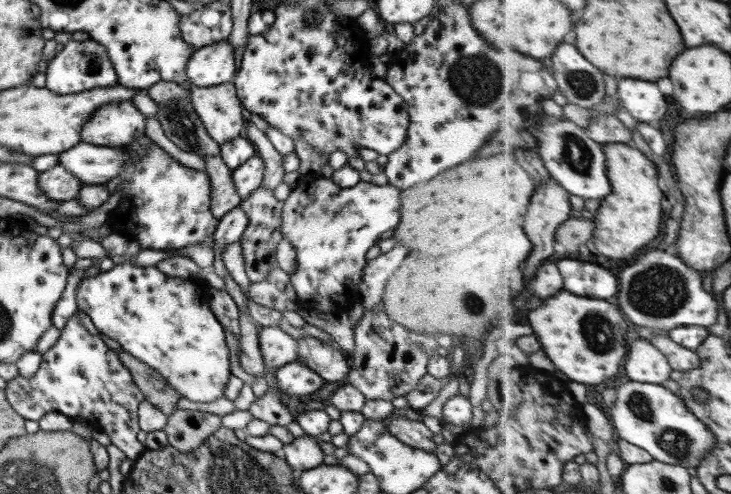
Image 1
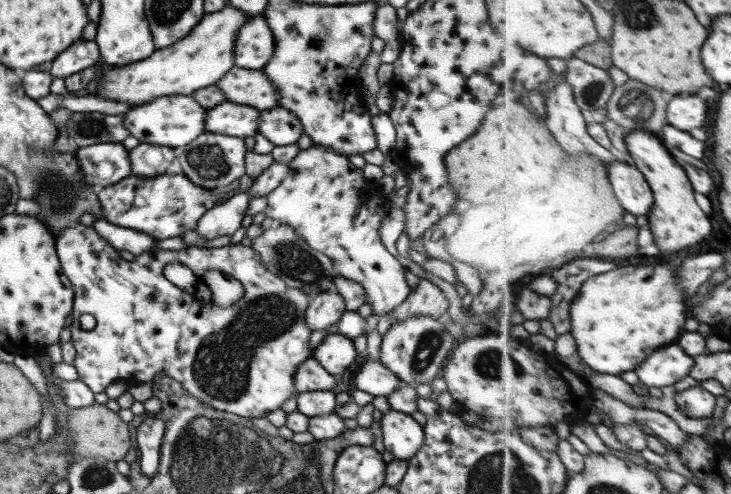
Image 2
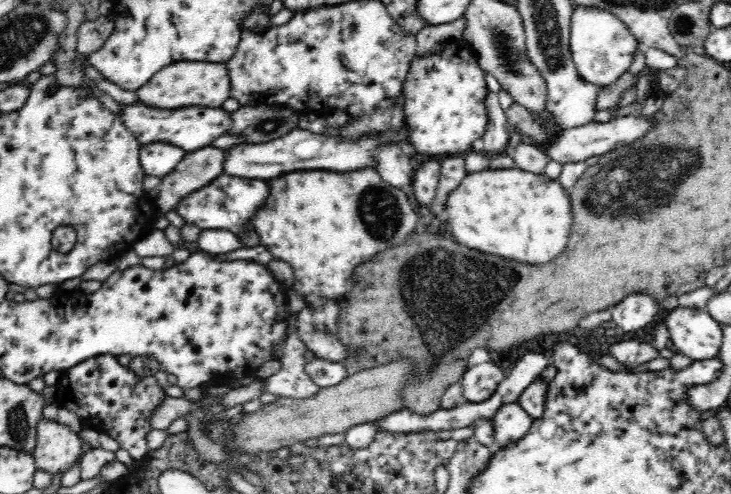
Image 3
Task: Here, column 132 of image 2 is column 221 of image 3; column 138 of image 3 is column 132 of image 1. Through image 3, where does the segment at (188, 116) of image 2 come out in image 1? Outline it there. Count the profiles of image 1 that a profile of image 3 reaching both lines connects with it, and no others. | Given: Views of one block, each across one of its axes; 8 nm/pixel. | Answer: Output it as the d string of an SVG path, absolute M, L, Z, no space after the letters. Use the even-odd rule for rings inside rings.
M130 101L98 106L79 131L80 141L97 146L121 147L144 134L145 117Z

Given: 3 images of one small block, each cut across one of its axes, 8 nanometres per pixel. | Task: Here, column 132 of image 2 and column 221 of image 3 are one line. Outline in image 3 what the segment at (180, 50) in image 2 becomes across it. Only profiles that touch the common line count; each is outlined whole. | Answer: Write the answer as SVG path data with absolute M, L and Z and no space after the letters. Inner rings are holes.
M178 61L163 67L138 90L135 90L144 105L152 108L184 108L184 106L221 107L231 97L231 80L227 63L204 61Z

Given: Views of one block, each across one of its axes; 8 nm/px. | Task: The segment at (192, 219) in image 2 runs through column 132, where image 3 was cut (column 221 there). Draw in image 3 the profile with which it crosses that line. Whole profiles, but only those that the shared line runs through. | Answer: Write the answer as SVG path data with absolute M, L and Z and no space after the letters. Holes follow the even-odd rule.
M224 173L189 195L176 209L186 222L190 222L202 231L228 230L237 236L242 236L244 232L254 230L254 217L260 210L260 206L264 208L272 192L272 186L268 184L270 182L263 179L232 177Z

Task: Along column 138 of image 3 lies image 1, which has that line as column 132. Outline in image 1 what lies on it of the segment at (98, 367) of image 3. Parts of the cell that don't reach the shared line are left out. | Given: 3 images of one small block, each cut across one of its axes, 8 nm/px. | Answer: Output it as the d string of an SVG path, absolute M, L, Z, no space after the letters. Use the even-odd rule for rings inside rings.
M78 311L73 314L65 326L60 328L57 341L41 354L40 365L31 378L17 375L6 381L5 398L11 404L11 408L24 420L38 421L45 412L49 411L64 414L69 417L69 422L73 423L73 430L85 430L85 434L89 434L89 430L94 433L99 432L110 444L121 450L127 459L134 460L141 451L145 450L144 445L135 437L140 429L136 410L144 399L141 391L133 382L130 372L119 362L115 351L101 341L98 330L83 312Z

